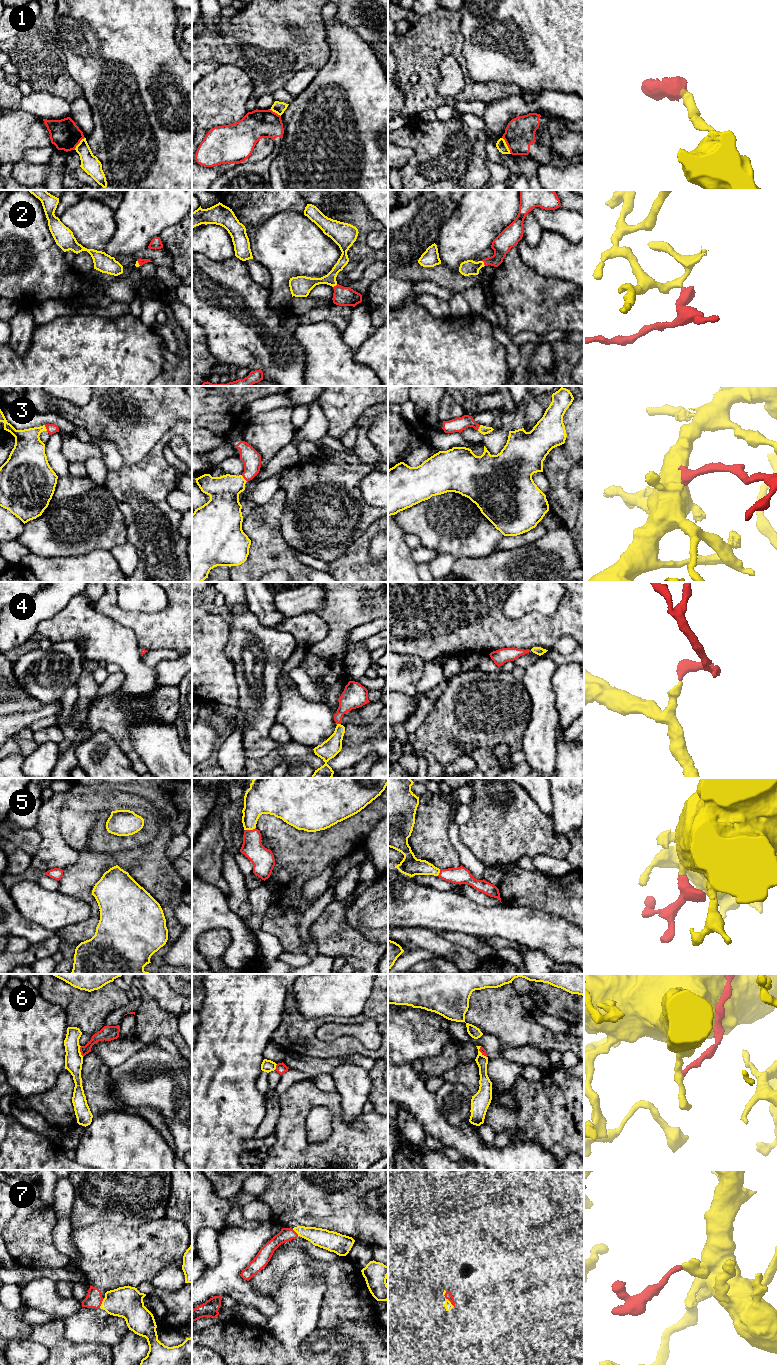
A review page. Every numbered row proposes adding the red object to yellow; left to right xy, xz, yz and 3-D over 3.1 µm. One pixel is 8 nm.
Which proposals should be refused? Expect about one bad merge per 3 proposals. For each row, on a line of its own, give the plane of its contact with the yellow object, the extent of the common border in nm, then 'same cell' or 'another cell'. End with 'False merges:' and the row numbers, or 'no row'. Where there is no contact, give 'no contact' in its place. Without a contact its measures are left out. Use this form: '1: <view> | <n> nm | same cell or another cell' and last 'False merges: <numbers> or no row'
1: yz | 150 nm | another cell
2: yz | 50 nm | same cell
3: xz | 80 nm | same cell
4: xz | 30 nm | same cell
5: xz | 90 nm | same cell
6: xy | 90 nm | another cell
7: yz | 110 nm | same cell
False merges: 1, 6

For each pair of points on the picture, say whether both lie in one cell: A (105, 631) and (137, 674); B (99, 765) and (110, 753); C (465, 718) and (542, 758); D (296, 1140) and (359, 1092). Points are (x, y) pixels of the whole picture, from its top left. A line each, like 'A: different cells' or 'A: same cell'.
A: same cell
B: same cell
C: different cells
D: different cells

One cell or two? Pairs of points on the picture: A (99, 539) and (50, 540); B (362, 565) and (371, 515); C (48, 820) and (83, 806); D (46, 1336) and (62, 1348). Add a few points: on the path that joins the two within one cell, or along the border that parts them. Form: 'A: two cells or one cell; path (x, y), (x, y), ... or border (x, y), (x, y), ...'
A: one cell; path (87, 539), (62, 539)
B: two cells; border (377, 519), (358, 538)
C: two cells; border (70, 795), (61, 810), (61, 835), (64, 838)
D: one cell; path (50, 1336), (58, 1344)

